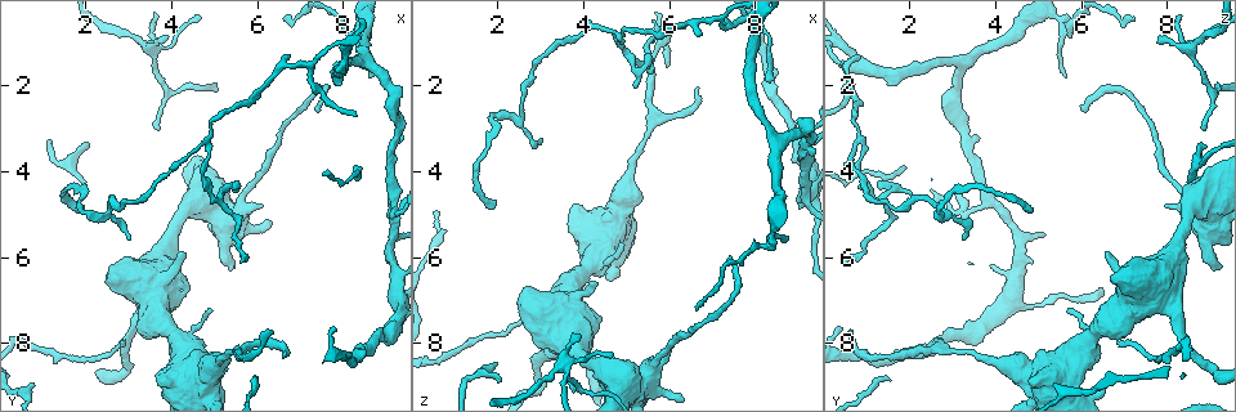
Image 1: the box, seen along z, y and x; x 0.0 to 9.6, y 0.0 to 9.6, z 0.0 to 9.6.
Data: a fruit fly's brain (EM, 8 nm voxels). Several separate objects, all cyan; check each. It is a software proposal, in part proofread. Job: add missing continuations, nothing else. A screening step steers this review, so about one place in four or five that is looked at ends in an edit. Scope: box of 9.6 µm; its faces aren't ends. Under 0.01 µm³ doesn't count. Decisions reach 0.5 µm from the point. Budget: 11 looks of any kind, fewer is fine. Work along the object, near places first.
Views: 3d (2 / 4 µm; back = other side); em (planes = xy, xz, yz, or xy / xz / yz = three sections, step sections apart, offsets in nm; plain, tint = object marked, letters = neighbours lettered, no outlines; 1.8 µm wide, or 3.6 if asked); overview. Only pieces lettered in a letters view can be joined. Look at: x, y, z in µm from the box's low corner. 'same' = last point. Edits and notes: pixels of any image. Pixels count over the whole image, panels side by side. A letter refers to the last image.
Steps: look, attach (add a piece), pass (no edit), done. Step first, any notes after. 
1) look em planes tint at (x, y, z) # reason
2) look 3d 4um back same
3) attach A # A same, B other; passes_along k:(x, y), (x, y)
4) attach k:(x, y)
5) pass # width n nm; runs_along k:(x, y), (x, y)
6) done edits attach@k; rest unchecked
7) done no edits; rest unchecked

look 3d 2um back at (3.85, 0.85, 7.85) # branch stops here

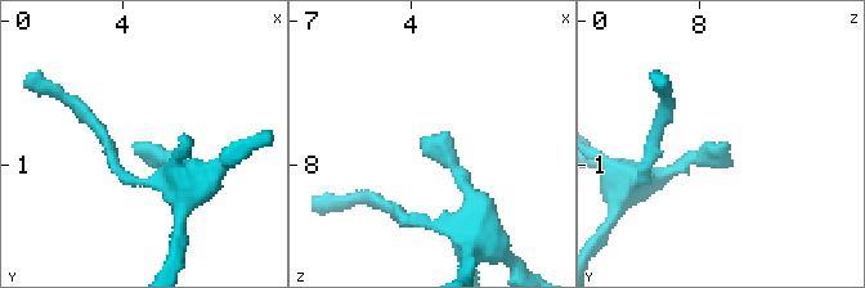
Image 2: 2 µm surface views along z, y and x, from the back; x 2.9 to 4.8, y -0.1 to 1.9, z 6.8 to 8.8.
look em yz step 16 tint at (3.90, 0.84, 7.80)

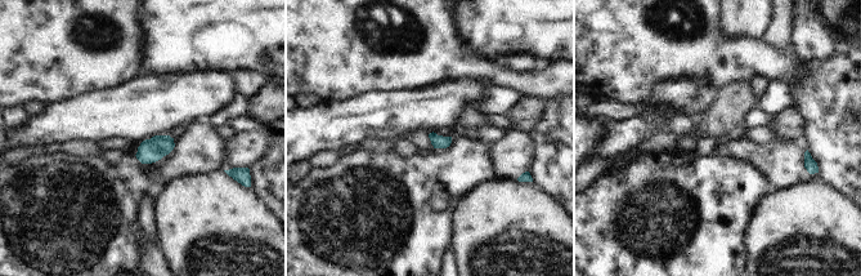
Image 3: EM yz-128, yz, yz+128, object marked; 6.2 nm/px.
look em planes letters same # another direction

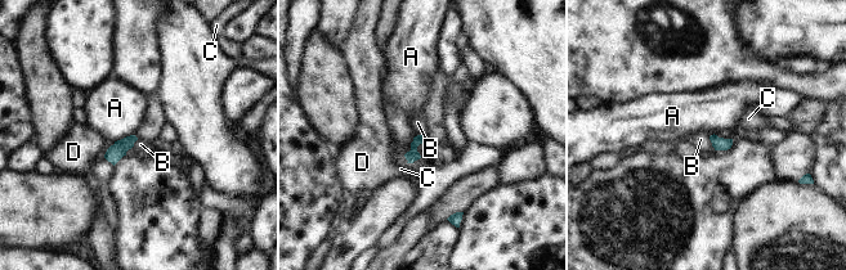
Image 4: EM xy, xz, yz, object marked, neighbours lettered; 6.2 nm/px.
pass # A other, B other, C other, D other; border 4:(708, 136), (715, 149); none of them fits

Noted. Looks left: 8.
look em planes plain at (2.05, 4.25, 8.55) # free end

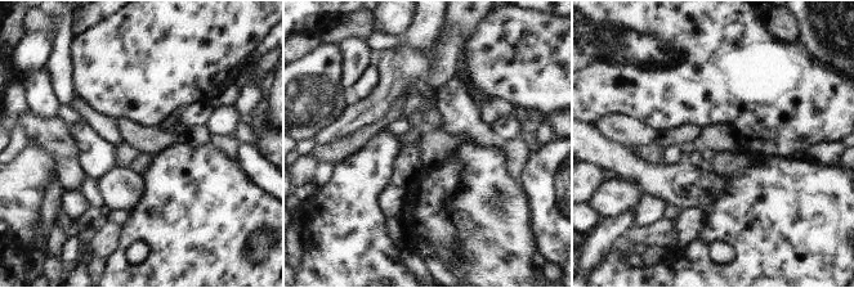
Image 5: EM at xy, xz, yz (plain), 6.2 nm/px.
look em planes letters same

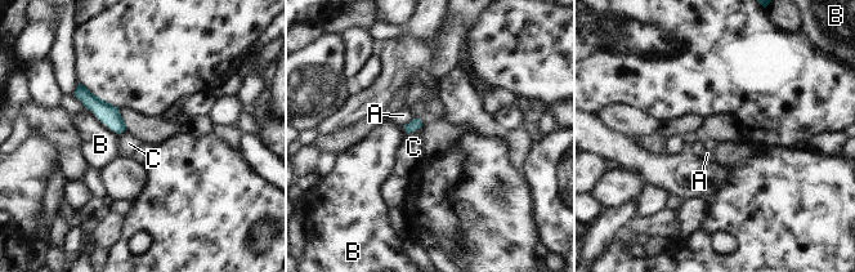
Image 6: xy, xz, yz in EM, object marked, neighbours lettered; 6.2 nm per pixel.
pass # A other, B other, C other; border 6:(421, 119), (422, 125), (407, 134); none of them fits

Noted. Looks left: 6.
look em xy step 8 tint at (4.30, 5.95, 6.55) # an open end

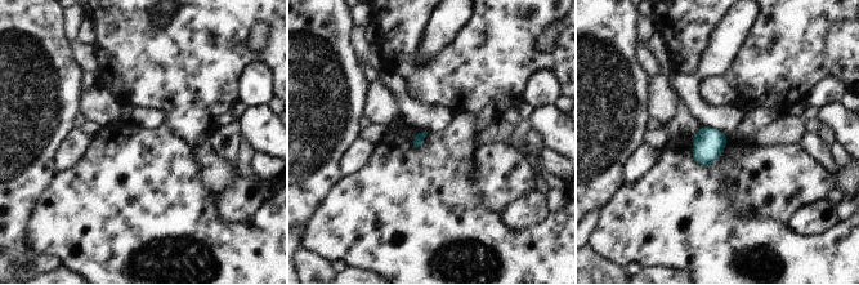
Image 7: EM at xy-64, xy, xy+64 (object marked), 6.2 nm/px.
look em xy step 8 letters same

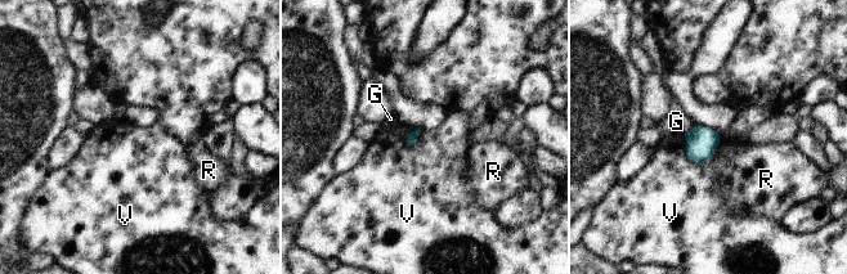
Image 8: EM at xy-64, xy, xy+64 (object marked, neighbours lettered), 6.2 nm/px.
pass # longest_contact V 220 nm; G other, R other, V other; no lettered piece goes on from it

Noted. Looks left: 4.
look 3d 4um at (3.75, 8.85, 4.75) # stops while still wide

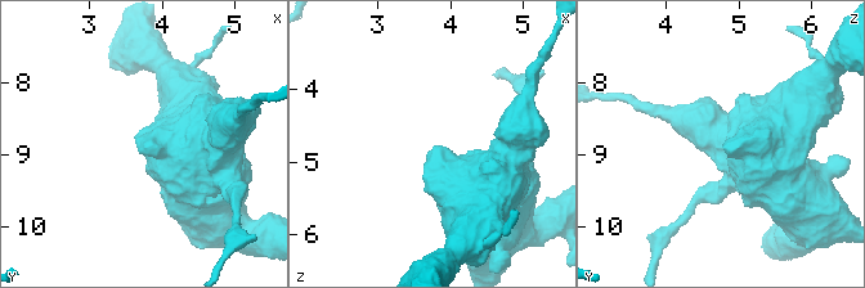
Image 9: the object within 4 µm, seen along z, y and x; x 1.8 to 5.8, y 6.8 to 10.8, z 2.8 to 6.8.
look em 3.6um planes letters at (3.80, 8.90, 4.80) # need the tissue

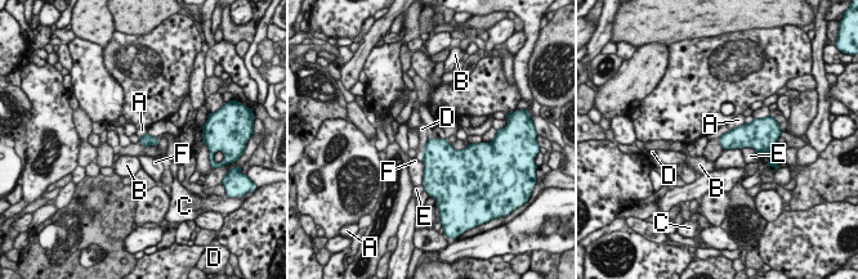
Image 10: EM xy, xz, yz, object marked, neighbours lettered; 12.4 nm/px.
pass # A other, B other, C other, D other, E other, F other; border 10:(742, 122), (724, 131), (718, 139); no lettered piece goes on from it

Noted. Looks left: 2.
done no edits; rest unchecked

